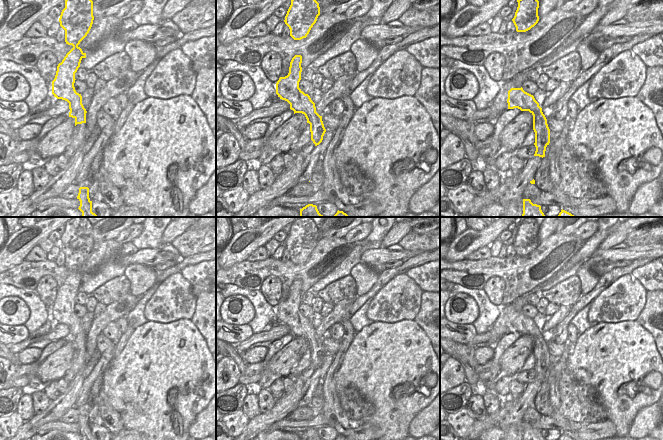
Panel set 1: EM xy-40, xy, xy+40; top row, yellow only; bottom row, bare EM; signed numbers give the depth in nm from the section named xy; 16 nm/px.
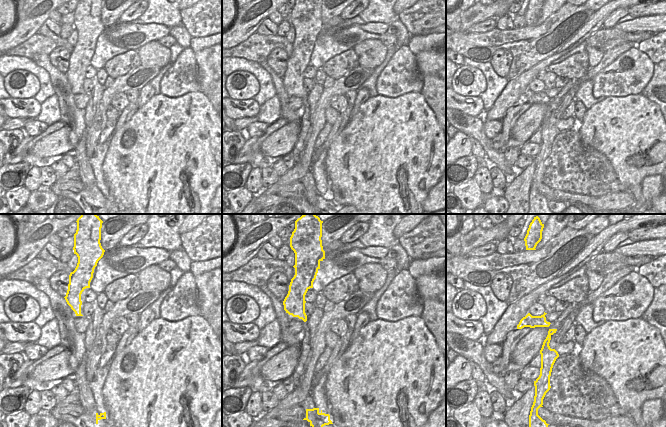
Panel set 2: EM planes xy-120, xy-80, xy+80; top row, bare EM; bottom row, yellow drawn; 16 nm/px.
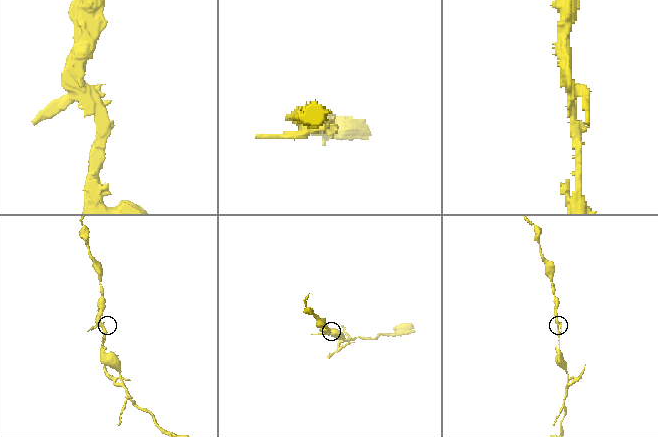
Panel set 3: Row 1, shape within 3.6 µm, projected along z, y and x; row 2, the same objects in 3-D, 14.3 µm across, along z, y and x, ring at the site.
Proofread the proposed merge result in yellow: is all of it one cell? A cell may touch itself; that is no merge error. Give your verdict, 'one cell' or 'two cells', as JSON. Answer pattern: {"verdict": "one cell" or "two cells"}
{"verdict": "one cell"}

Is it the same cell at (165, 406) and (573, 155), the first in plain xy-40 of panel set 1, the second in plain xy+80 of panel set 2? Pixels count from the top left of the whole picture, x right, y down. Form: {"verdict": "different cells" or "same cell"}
{"verdict": "different cells"}

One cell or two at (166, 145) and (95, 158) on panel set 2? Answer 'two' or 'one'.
two

